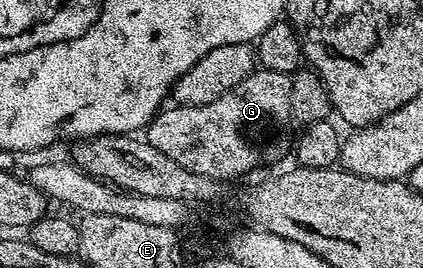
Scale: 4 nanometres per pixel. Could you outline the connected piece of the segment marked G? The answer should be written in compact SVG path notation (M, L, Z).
M254 69L243 84L235 84L231 92L223 92L219 100L202 106L178 106L170 105L162 109L157 117L147 127L147 141L163 156L175 160L175 164L183 164L187 172L199 172L199 176L211 176L222 180L237 178L240 174L249 174L276 158L285 154L285 149L290 149L291 134L289 138L289 126L294 125L291 112L291 84L290 75L274 70Z

